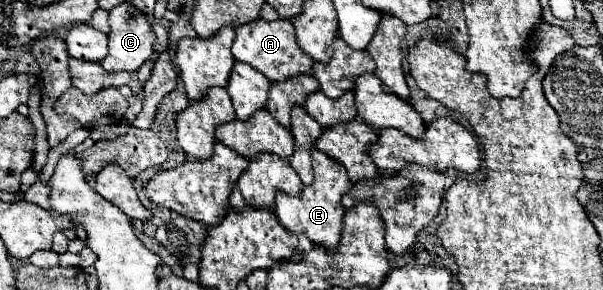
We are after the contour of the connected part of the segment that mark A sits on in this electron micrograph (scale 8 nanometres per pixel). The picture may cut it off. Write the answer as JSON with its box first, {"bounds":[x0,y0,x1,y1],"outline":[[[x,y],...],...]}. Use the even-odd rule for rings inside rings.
{"bounds":[232,17,314,81],"outline":[[[258,17],[258,21],[238,25],[234,31],[236,31],[236,39],[232,45],[234,59],[252,65],[270,81],[284,81],[288,77],[294,77],[298,73],[308,73],[312,69],[314,59],[298,47],[296,33],[294,33],[294,27],[290,21],[284,21],[284,19],[264,21]]]}

